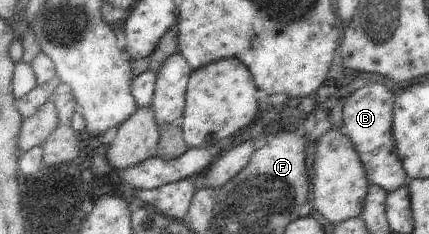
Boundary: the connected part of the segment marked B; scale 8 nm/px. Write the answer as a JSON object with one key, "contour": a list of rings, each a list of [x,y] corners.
{"contour":[[[370,83],[356,90],[344,105],[344,124],[339,128],[342,134],[352,140],[369,183],[380,186],[387,193],[404,186],[409,178],[398,157],[393,138],[393,107],[396,95],[384,84]]]}

